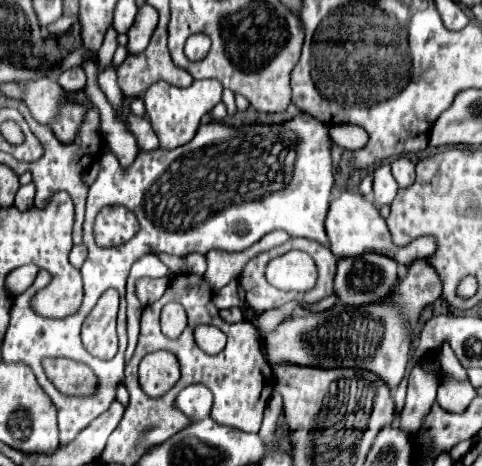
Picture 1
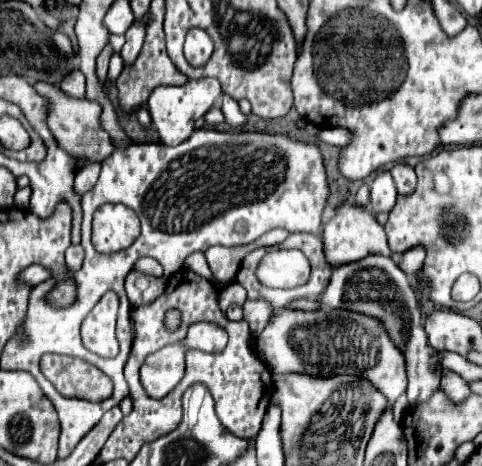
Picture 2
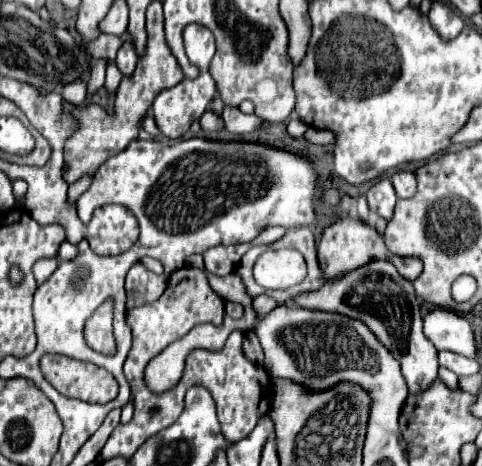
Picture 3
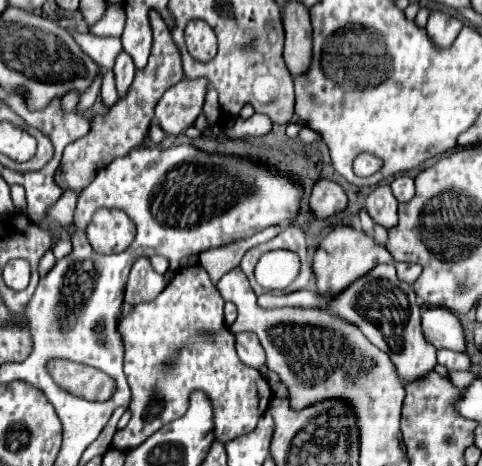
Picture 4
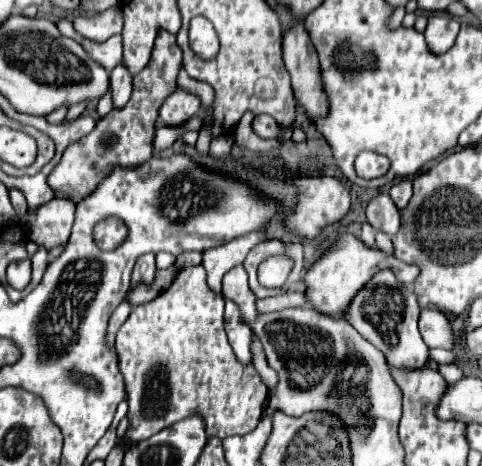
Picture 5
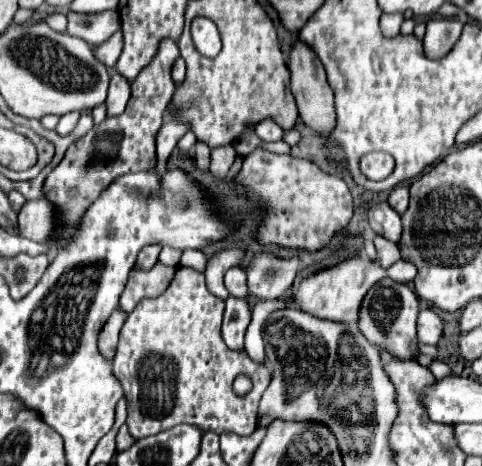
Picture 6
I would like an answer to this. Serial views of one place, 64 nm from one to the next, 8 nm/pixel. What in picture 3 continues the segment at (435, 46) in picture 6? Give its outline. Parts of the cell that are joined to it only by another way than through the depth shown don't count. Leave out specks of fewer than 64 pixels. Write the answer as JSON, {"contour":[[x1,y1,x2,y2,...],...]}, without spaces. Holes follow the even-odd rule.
{"contour":[[434,2,432,8,430,8,430,14,428,14,428,20,432,24,432,28,446,40,452,40,456,38,462,28,464,28,464,20,454,14,448,6,440,4,440,2]]}

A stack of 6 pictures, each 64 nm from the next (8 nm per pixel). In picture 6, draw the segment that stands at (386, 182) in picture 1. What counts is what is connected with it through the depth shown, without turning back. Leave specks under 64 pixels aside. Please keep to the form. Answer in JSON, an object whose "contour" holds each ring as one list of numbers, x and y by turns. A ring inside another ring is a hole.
{"contour":[[380,202,368,210,368,222,372,230,384,236,390,242,398,242,402,236,400,214,388,206,388,202]]}

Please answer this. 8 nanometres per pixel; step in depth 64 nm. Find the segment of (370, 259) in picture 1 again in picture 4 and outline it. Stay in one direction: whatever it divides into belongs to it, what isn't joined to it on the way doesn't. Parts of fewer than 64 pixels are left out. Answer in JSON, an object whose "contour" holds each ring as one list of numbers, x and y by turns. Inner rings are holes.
{"contour":[[378,264,372,272,368,272,360,280,356,280,346,292,336,296,332,302,326,302,326,304,324,302,326,300,312,290,298,290,298,292,290,292,284,296,264,294,258,298,260,308,284,308,284,306,326,308,326,310,338,314,340,318,348,320,350,324,356,324,356,328,360,328,360,332,364,332,364,336,374,346,378,346,380,350,384,350,390,356,392,364,396,366,398,376,404,382,414,382,414,380,426,376,430,370,434,370,436,348,432,344,428,344,422,336,420,306,416,304,416,294,410,284,404,284,398,280,394,266]]}

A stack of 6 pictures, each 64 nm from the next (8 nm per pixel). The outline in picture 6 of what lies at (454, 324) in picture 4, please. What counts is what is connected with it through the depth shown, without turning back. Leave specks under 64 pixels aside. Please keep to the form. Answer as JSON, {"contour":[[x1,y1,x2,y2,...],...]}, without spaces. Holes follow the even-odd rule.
{"contour":[[430,308,420,310,416,320,416,334,418,334,418,340,424,344,432,344,432,346,438,344,442,336,442,322,434,310]]}

